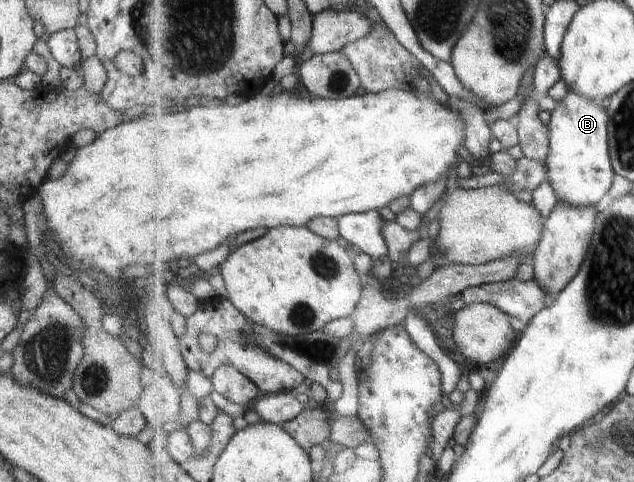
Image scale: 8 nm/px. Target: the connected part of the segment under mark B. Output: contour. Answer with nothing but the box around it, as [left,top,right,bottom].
[547,89,617,206]

